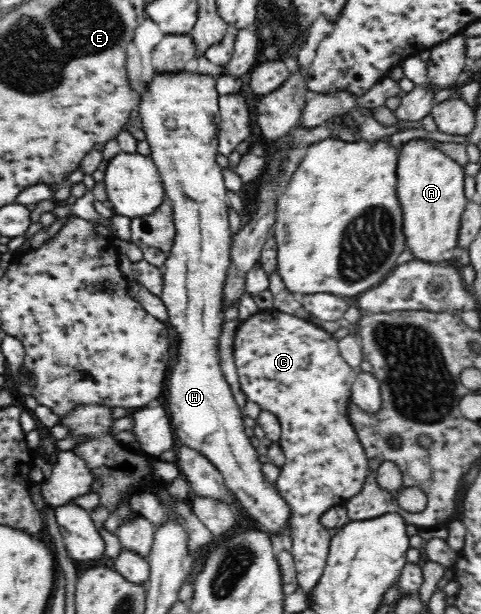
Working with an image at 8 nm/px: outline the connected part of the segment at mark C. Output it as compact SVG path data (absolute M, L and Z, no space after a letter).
M273 308L259 311L241 323L235 335L234 357L247 400L257 403L262 411L270 411L276 415L281 424L279 443L286 460L280 469L280 477L274 484L293 510L290 526L290 537L293 539L291 554L296 564L299 586L305 595L310 596L324 573L331 543L329 529L322 525L321 518L332 507L345 506L348 499L358 495L364 489L369 474L364 449L348 416L352 385L357 374L342 357L338 341L331 334L310 324L308 320L280 313Z

